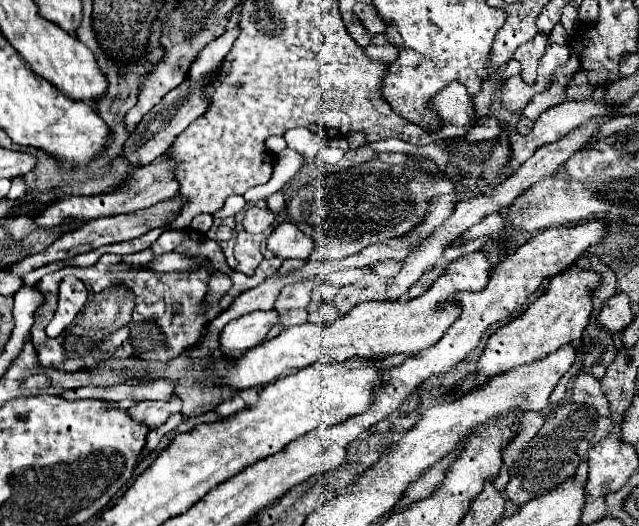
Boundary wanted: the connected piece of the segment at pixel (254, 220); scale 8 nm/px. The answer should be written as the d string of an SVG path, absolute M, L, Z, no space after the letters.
M258 205L248 207L246 209L246 217L242 221L244 231L248 231L248 233L262 233L268 227L274 227L276 223L280 223L280 215L282 213L276 213L276 211L266 209L266 207L258 207Z

